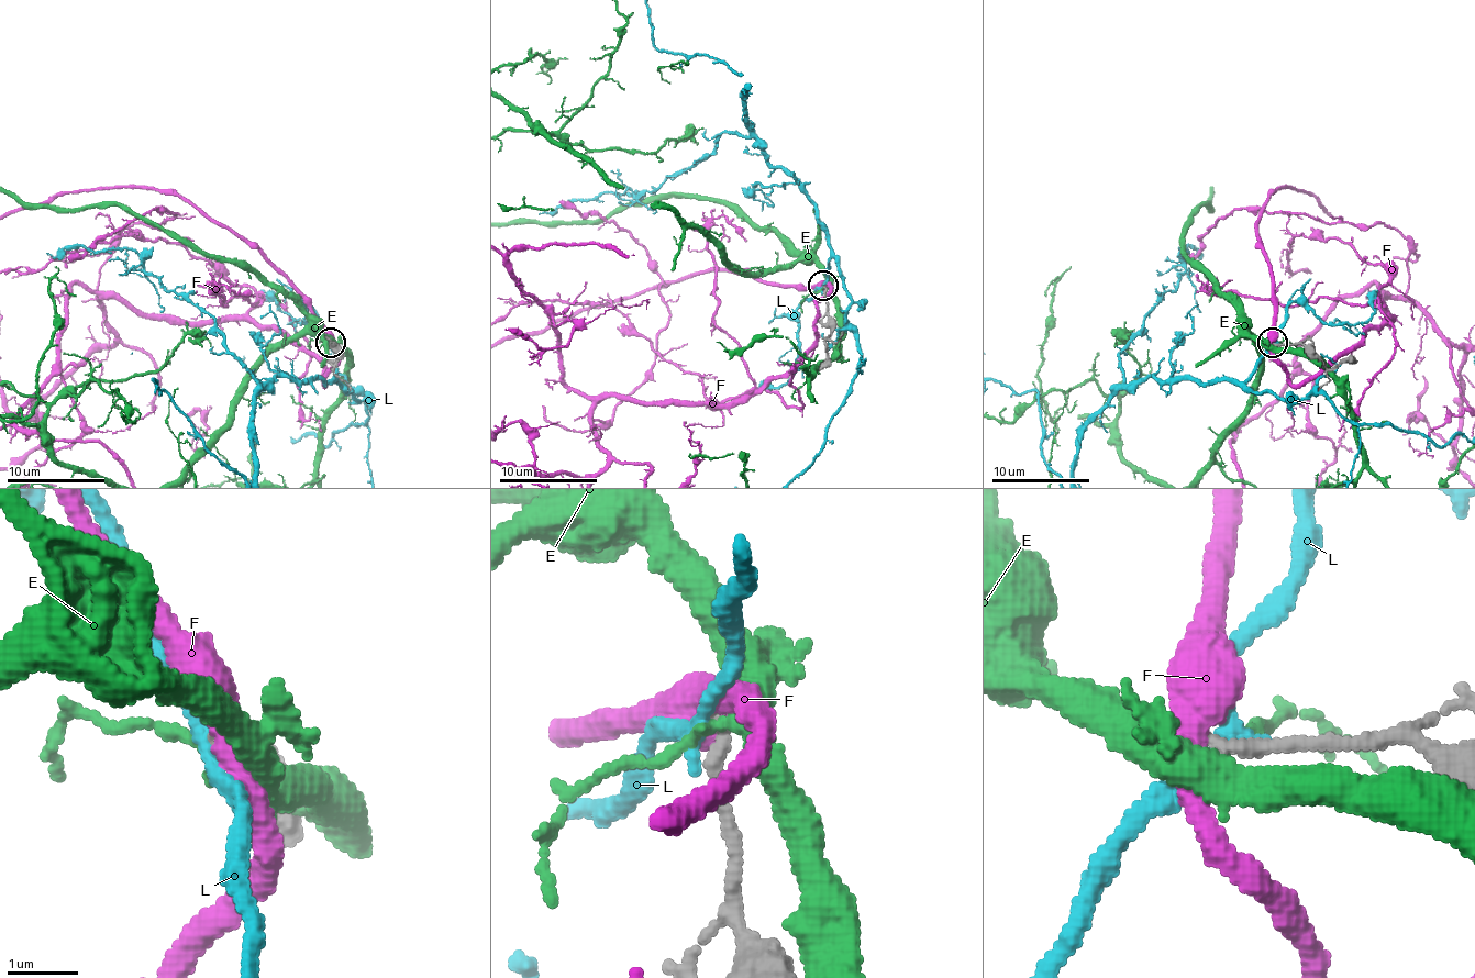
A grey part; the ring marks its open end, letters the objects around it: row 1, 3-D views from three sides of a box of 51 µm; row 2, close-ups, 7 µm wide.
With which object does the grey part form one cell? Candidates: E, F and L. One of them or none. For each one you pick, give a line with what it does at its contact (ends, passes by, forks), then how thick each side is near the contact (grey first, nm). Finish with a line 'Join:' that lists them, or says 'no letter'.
Join: no letter

